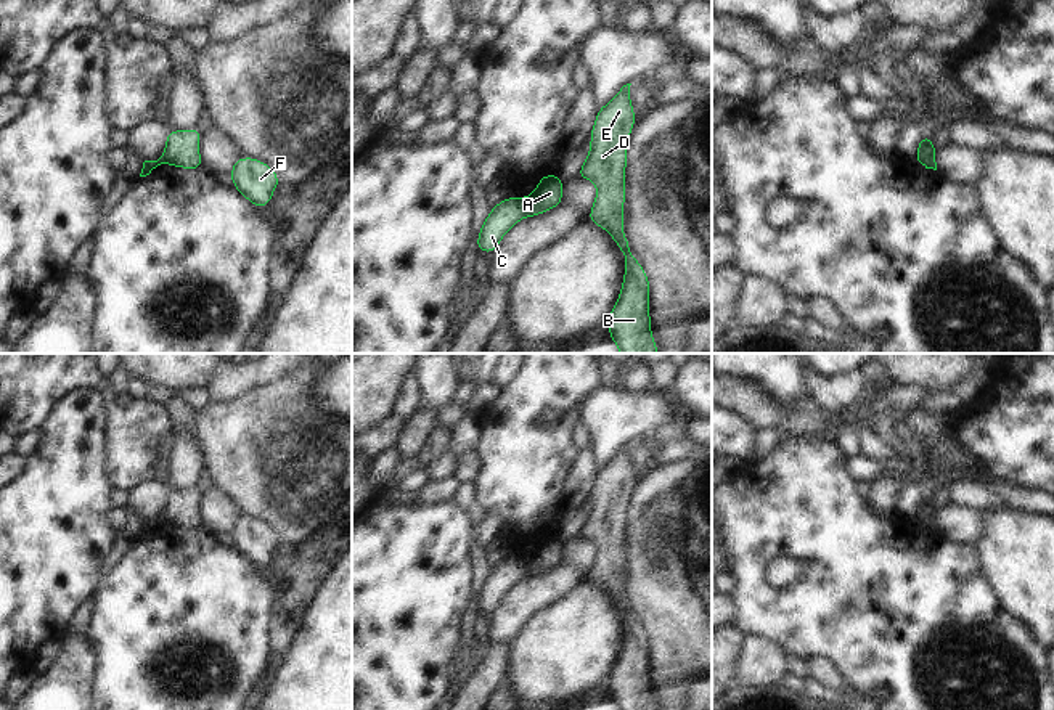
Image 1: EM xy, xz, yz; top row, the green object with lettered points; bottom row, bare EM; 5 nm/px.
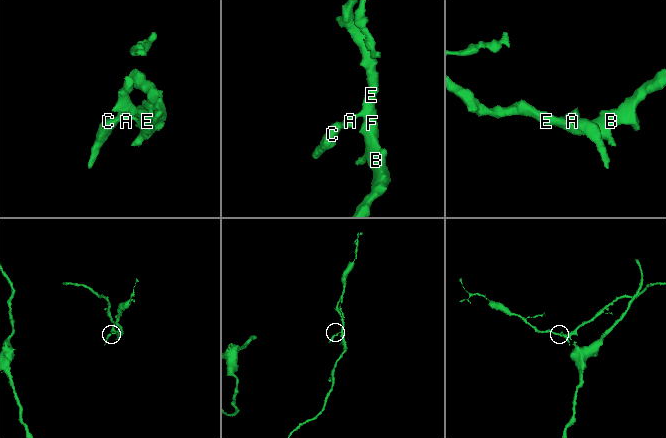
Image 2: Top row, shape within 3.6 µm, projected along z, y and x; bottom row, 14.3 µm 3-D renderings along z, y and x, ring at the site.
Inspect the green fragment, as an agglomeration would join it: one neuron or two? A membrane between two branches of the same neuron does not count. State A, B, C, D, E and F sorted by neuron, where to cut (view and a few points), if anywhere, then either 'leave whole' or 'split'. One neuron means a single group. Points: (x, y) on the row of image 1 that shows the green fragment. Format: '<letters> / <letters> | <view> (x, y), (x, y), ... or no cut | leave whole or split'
A B D E F / C | yz (934, 156), (923, 158), (918, 163) | split

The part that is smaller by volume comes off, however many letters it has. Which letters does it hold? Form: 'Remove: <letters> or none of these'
Remove: C

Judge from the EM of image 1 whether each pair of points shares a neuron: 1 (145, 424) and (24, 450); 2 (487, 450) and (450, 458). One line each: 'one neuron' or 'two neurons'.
1: two neurons
2: two neurons

